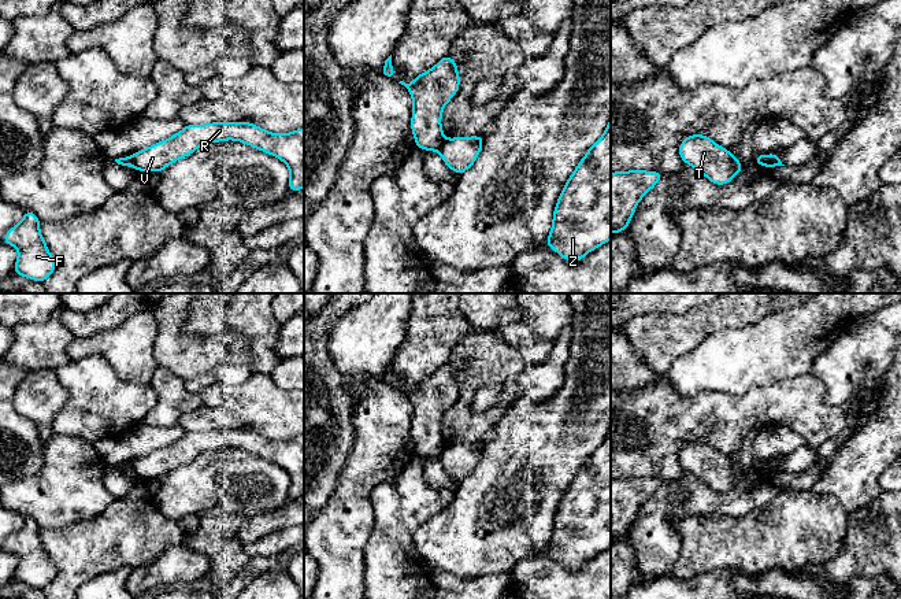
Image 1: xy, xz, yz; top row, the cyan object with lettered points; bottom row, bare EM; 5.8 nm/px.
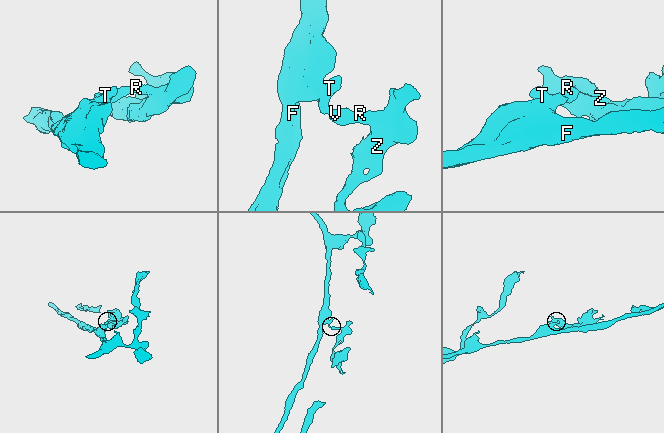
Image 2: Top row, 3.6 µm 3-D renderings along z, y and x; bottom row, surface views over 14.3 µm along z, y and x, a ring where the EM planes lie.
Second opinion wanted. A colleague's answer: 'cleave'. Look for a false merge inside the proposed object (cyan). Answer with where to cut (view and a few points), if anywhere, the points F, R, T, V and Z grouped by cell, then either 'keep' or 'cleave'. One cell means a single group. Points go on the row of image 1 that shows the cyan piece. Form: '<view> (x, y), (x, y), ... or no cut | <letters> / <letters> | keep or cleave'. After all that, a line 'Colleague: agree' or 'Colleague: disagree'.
yz (767, 155), (771, 166) | F T / R V Z | cleave
Colleague: agree

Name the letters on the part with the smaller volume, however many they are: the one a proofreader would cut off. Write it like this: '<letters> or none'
R, V, Z

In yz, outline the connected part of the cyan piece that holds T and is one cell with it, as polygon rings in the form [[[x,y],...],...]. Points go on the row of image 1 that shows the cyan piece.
[[[704,134],[687,136],[679,145],[679,158],[715,185],[726,185],[744,169],[728,149]]]

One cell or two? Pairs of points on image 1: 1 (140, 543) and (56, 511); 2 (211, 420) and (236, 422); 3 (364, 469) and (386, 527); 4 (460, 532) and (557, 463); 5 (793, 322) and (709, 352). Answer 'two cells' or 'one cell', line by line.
1: two cells
2: one cell
3: two cells
4: one cell
5: one cell

